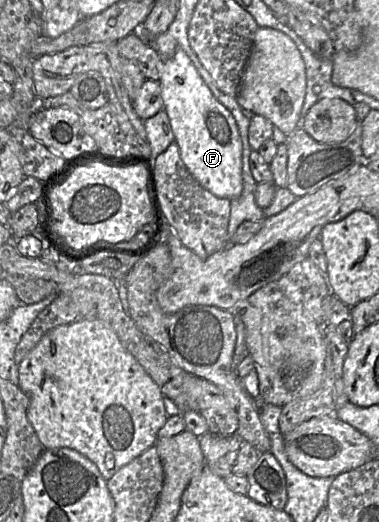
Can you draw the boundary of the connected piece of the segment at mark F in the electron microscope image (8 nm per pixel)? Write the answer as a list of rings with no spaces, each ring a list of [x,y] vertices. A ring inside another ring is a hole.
[[[178,49],[175,54],[169,58],[164,59],[164,71],[159,78],[159,82],[161,85],[161,96],[163,99],[163,109],[166,111],[170,125],[174,134],[175,142],[179,146],[180,150],[180,157],[184,162],[185,166],[187,167],[188,171],[194,177],[194,179],[205,189],[211,192],[213,195],[219,198],[226,198],[226,199],[234,199],[240,196],[243,190],[243,180],[242,180],[242,142],[239,136],[238,128],[236,125],[236,121],[231,114],[231,112],[222,104],[220,103],[216,97],[213,95],[210,88],[202,79],[201,75],[199,74],[198,70],[196,69],[195,65],[191,61],[190,57],[181,49]]]

